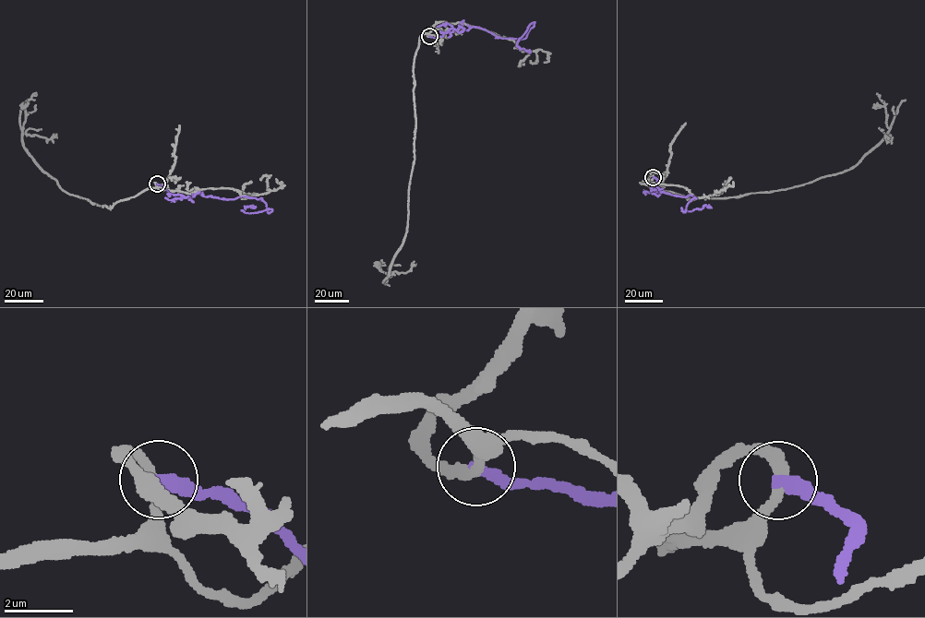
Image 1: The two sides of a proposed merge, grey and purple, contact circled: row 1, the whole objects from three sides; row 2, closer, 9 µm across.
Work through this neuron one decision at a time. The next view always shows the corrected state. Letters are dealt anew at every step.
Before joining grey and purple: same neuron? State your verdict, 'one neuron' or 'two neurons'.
two neurons

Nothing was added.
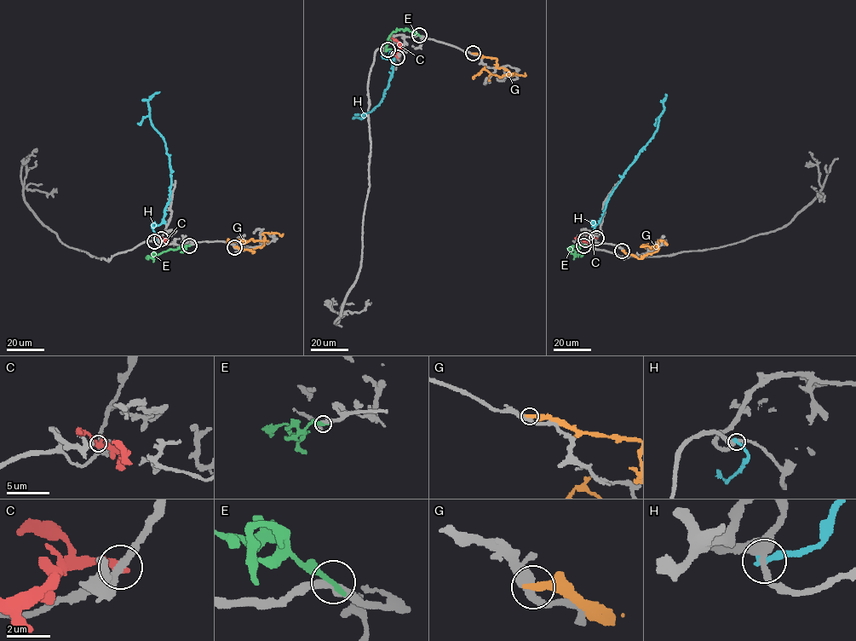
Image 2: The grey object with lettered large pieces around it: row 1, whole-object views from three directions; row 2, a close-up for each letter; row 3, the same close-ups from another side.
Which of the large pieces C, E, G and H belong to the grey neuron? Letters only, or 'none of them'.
none of them

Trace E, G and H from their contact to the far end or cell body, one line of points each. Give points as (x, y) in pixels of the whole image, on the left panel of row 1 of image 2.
E: (189, 245), (147, 256), (152, 257)
G: (234, 246), (253, 253), (253, 249), (263, 244), (261, 240), (252, 239), (228, 243), (228, 239)
H: (154, 241), (153, 229), (162, 222), (171, 185), (165, 144), (153, 127), (148, 108), (147, 101), (159, 91)

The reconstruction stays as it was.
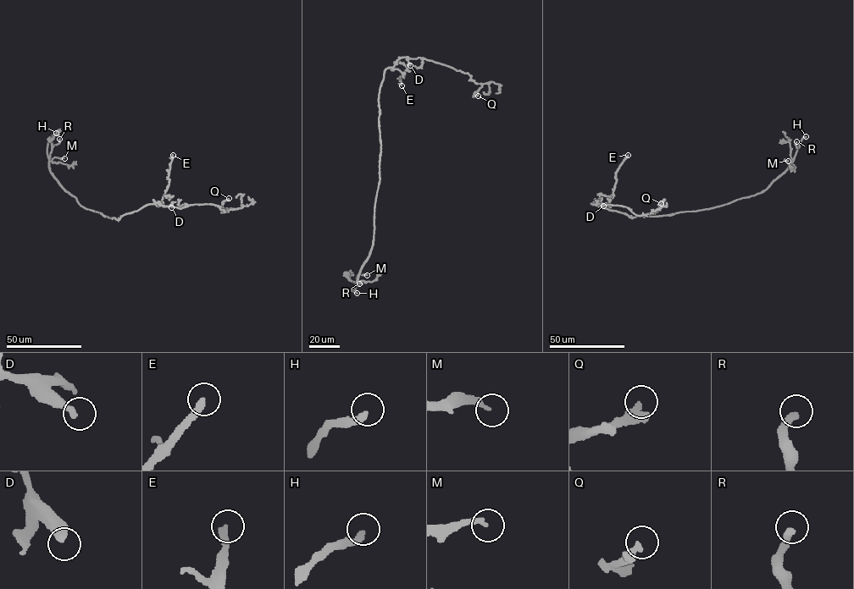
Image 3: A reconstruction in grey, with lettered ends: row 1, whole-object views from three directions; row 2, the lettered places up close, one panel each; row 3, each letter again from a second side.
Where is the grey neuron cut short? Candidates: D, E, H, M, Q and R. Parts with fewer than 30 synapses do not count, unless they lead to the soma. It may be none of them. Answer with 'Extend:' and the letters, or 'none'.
Extend: E, H

